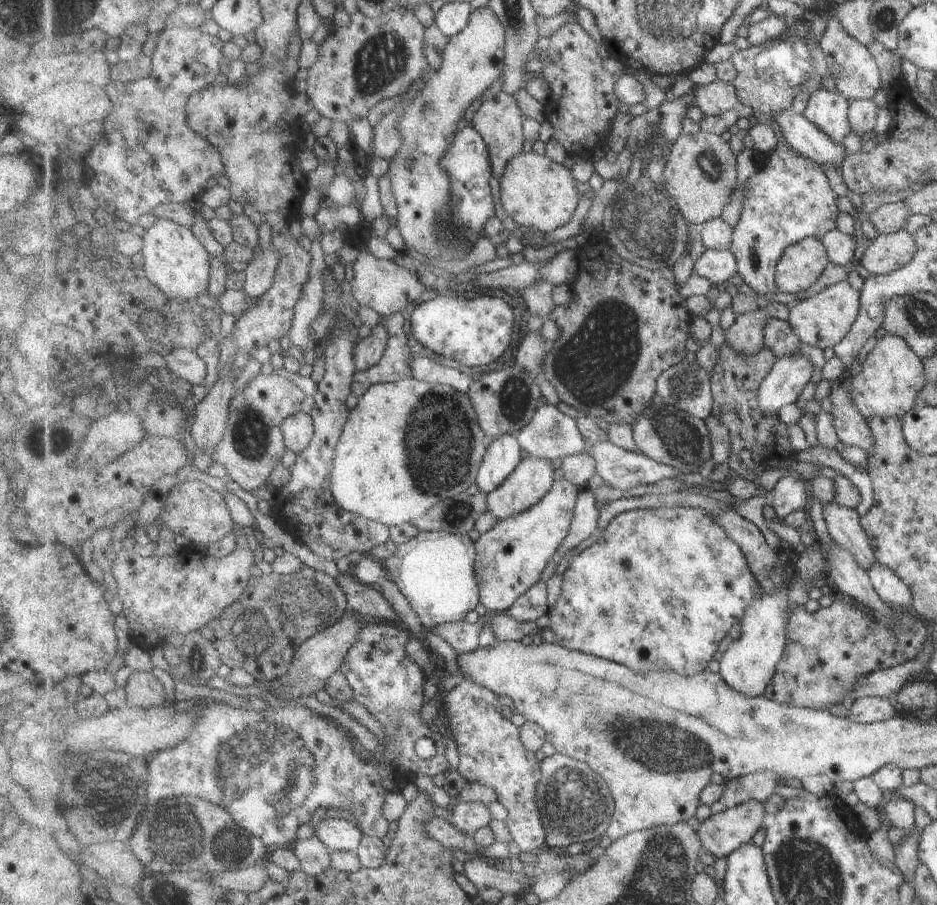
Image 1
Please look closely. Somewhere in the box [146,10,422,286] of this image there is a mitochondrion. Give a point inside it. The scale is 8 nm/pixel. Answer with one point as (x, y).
(380, 61)

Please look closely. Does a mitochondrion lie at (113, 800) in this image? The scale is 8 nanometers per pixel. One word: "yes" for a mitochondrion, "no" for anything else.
yes

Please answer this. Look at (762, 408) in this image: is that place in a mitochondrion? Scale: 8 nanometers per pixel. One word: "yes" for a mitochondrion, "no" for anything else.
no

